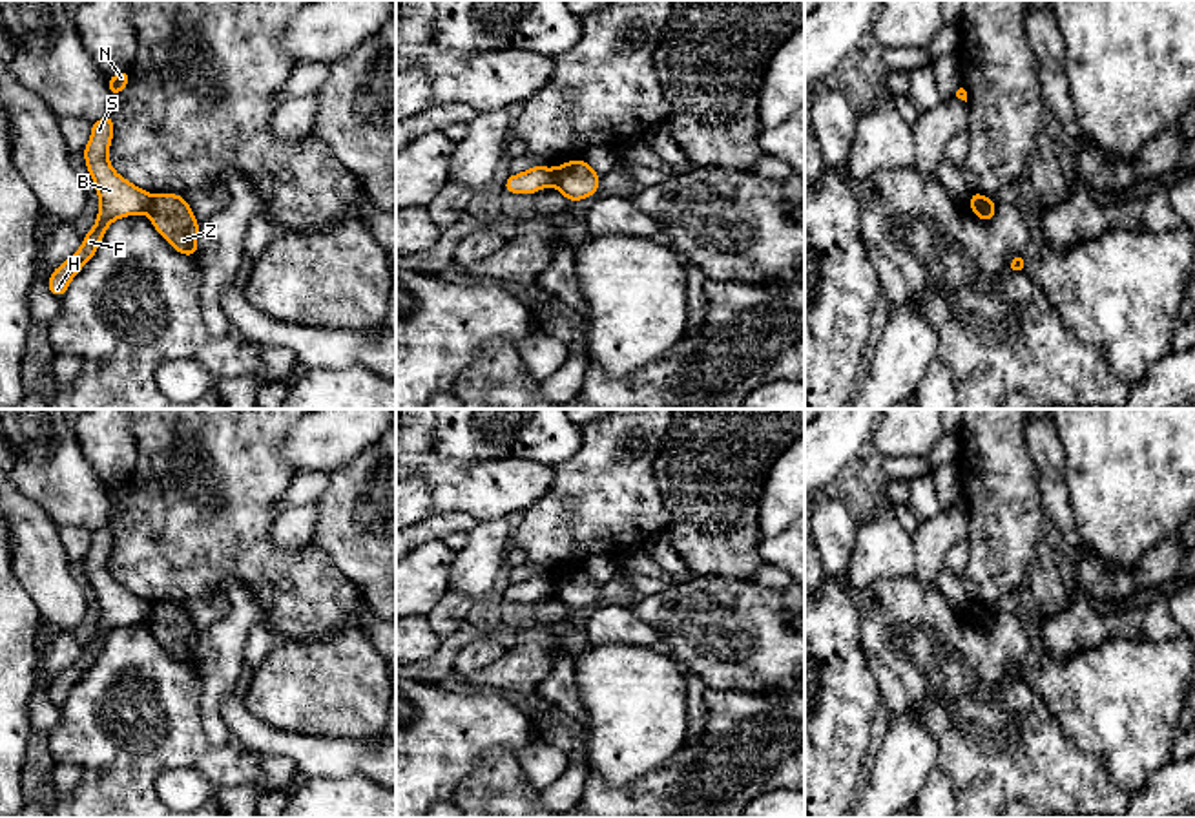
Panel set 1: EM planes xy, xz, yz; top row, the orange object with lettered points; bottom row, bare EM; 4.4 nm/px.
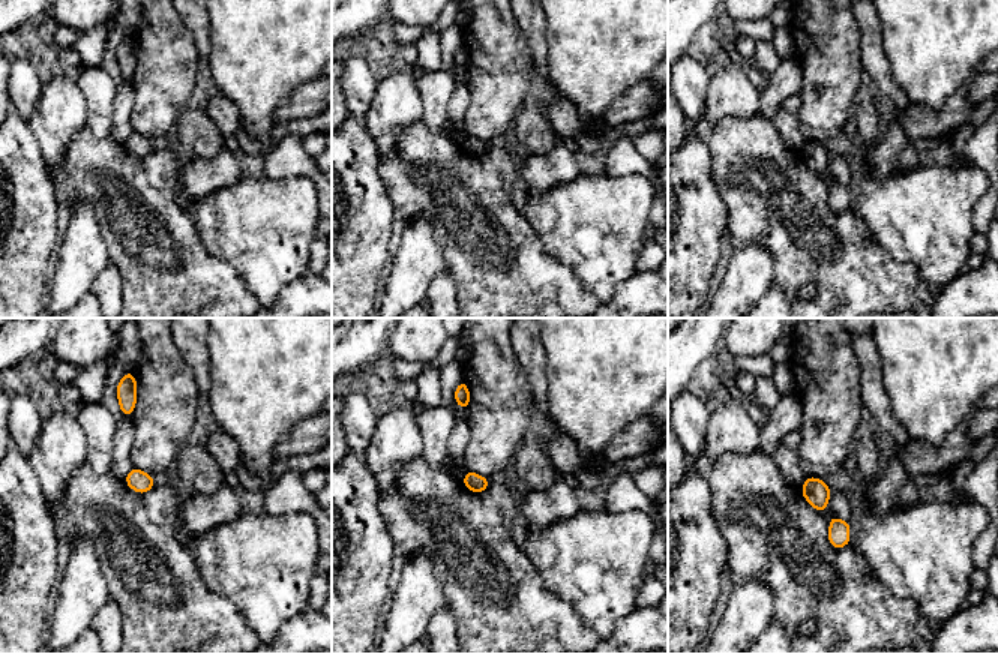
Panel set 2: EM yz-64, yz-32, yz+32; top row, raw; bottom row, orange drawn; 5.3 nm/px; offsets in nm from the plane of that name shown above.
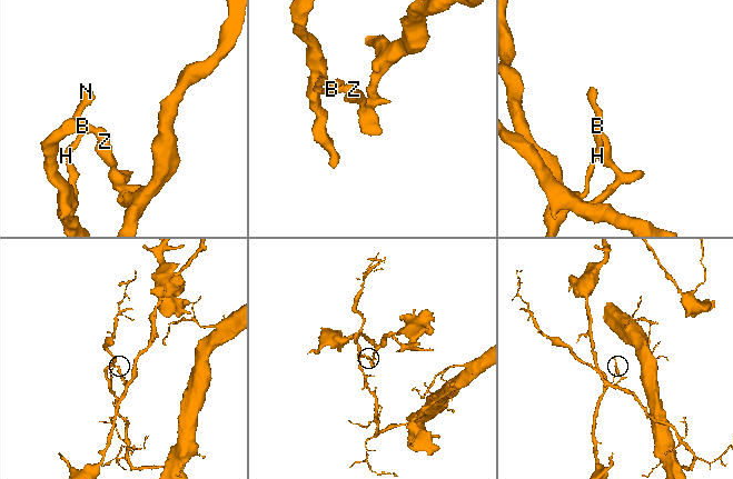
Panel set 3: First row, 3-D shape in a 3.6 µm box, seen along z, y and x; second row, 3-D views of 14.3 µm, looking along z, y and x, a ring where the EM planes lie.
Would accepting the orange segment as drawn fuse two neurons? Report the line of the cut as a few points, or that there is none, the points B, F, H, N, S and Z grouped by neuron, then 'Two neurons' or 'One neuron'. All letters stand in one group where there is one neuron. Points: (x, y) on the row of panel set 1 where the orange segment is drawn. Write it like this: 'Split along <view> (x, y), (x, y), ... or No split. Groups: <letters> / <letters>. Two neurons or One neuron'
Split along yz (991, 199), (971, 209). Groups: B F H N S / Z. Two neurons

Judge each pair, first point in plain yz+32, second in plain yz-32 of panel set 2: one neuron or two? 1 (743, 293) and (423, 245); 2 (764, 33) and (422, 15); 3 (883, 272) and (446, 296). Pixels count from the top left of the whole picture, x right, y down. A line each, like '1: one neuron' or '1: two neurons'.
1: one neuron
2: two neurons
3: two neurons

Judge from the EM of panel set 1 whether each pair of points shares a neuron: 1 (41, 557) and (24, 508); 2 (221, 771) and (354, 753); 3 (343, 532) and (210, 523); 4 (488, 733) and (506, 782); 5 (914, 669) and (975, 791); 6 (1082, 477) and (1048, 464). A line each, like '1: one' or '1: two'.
1: one
2: two
3: two
4: two
5: one
6: two

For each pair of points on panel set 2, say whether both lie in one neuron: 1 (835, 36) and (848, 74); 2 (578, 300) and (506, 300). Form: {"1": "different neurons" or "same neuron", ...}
{"1": "same neuron", "2": "same neuron"}

